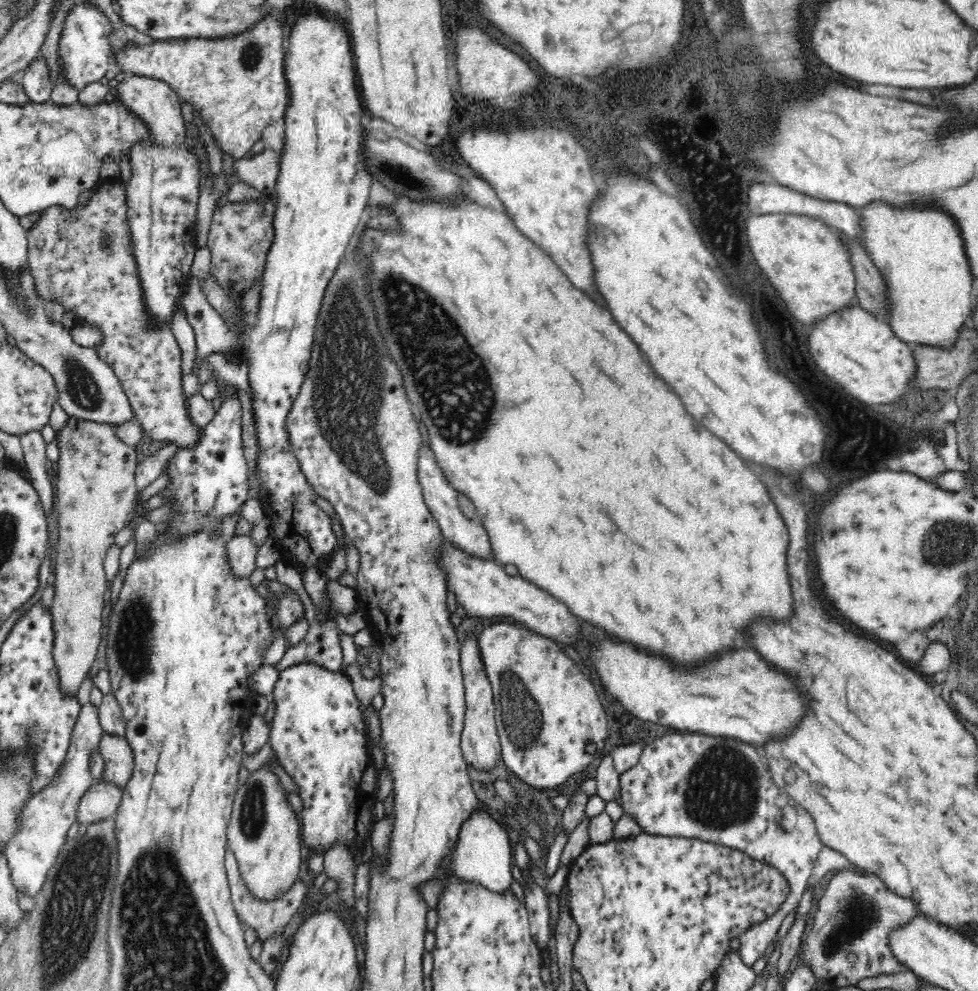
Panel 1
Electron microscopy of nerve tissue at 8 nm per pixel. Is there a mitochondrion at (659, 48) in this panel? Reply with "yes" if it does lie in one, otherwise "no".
yes

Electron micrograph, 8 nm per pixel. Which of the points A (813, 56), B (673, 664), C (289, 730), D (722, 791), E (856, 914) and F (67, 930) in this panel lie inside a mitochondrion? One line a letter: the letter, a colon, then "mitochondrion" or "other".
A: other
B: other
C: other
D: mitochondrion
E: mitochondrion
F: mitochondrion

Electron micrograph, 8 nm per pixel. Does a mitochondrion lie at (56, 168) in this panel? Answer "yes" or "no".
no

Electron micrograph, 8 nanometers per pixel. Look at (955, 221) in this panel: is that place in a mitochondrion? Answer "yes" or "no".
no

